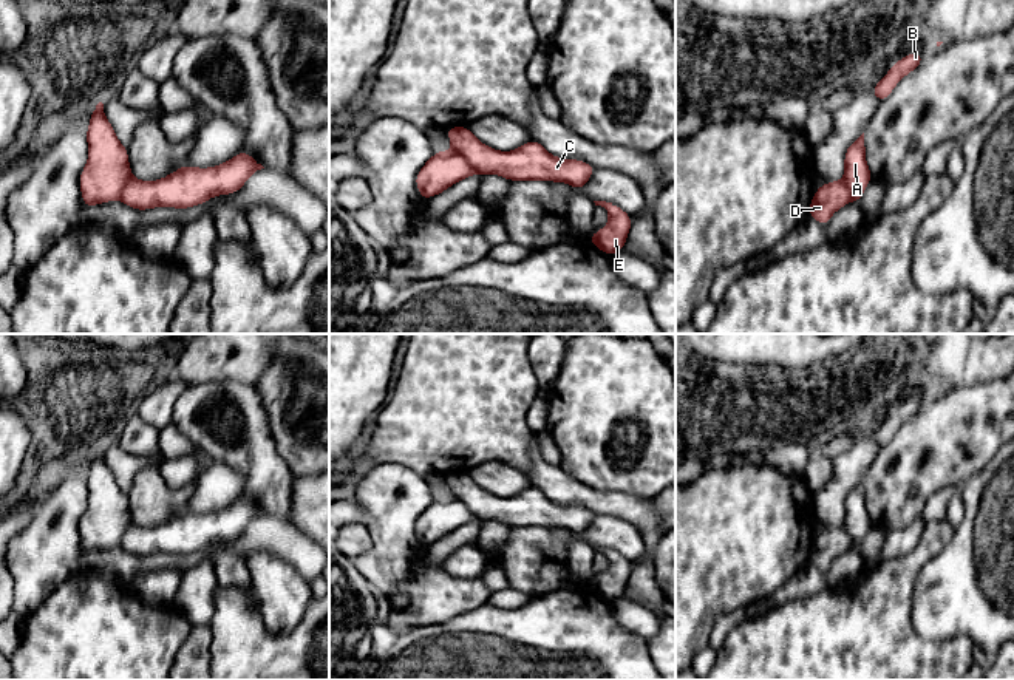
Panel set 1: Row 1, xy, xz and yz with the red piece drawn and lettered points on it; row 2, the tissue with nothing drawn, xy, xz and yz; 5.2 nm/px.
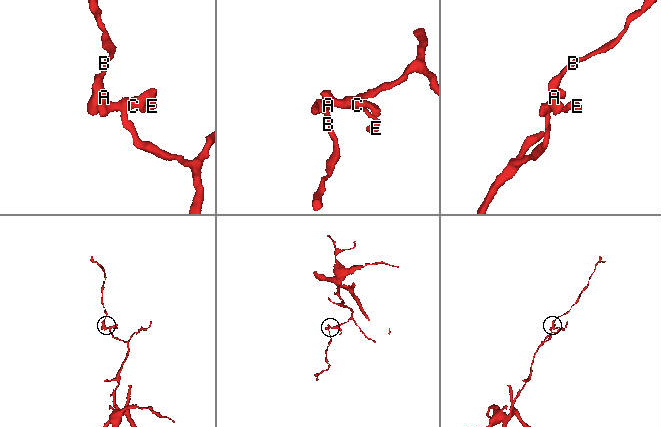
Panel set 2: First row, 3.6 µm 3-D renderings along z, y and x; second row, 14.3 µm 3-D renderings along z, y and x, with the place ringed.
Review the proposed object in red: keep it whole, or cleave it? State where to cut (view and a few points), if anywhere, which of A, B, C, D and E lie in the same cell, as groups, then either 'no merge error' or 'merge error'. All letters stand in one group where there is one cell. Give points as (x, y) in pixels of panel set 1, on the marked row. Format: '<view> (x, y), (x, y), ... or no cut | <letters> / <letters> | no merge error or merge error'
no cut | A B C D E | no merge error

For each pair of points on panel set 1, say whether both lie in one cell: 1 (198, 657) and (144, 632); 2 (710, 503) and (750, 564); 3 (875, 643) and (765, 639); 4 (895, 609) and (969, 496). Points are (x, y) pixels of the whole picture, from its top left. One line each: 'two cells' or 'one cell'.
1: two cells
2: one cell
3: one cell
4: two cells

